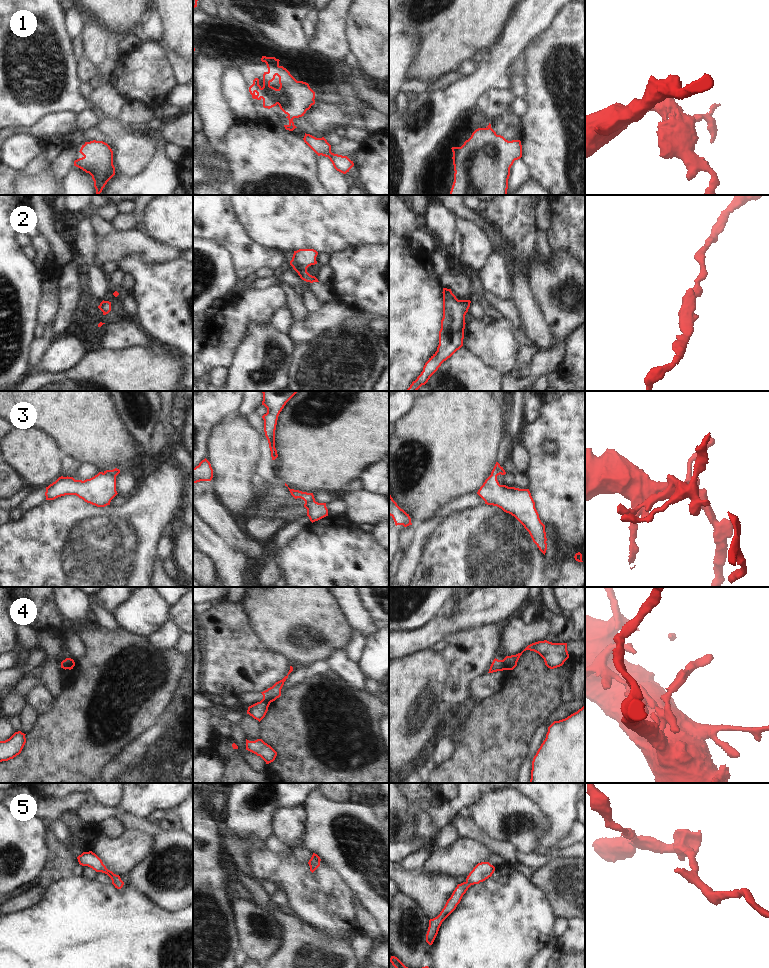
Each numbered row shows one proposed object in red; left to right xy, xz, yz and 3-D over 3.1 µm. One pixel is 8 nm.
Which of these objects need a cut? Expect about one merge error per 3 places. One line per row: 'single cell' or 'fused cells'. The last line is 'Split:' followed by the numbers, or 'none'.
1: single cell
2: single cell
3: single cell
4: fused cells
5: single cell
Split: 4

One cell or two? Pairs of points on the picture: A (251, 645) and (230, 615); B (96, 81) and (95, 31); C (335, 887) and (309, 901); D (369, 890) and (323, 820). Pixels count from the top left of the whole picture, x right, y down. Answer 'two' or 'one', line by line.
A: one
B: one
C: one
D: one

